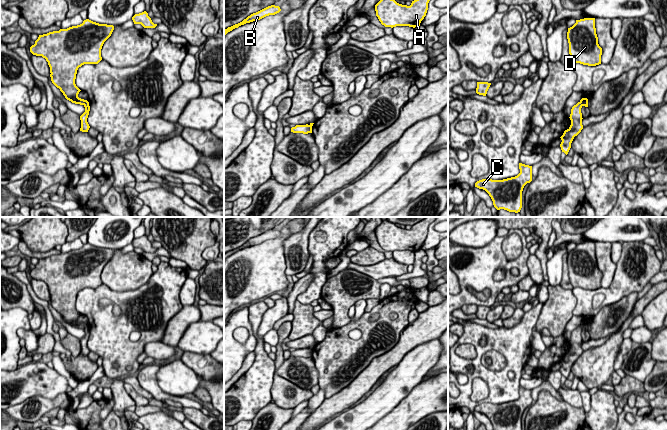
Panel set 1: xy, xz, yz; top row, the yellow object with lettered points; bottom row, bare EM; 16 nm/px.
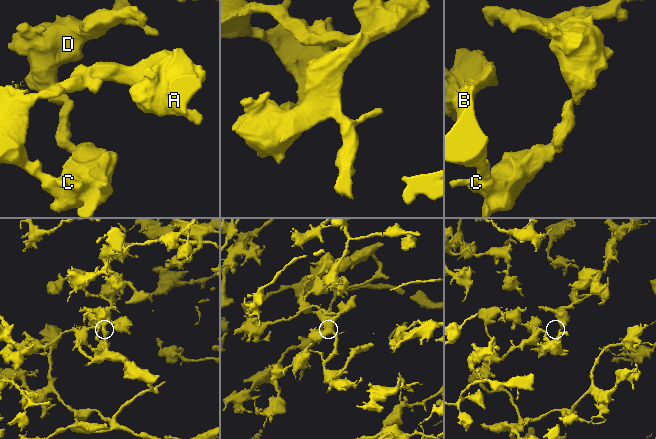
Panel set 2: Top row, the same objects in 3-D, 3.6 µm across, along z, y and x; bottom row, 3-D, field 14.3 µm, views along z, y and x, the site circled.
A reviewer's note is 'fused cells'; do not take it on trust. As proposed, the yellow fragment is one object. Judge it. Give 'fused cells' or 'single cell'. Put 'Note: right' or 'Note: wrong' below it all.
fused cells
Note: right

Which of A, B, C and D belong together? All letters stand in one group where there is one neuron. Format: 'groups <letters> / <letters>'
groups A B C / D

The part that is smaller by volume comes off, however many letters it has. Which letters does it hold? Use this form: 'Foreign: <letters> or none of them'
Foreign: D

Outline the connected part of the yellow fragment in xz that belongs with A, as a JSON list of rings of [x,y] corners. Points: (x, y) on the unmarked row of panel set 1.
[[[425,217],[412,225],[410,230],[397,227],[394,223],[383,220],[375,229],[376,240],[385,251],[418,251],[426,240],[429,225],[436,217]]]

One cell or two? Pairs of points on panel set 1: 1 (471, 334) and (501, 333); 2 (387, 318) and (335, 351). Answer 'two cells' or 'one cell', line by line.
1: one cell
2: one cell

